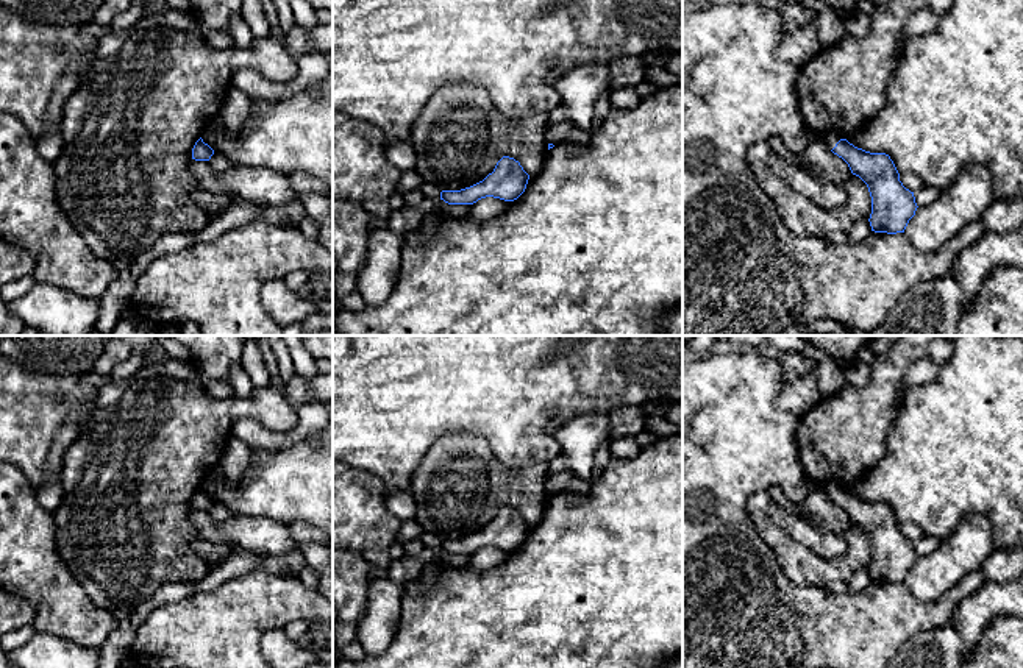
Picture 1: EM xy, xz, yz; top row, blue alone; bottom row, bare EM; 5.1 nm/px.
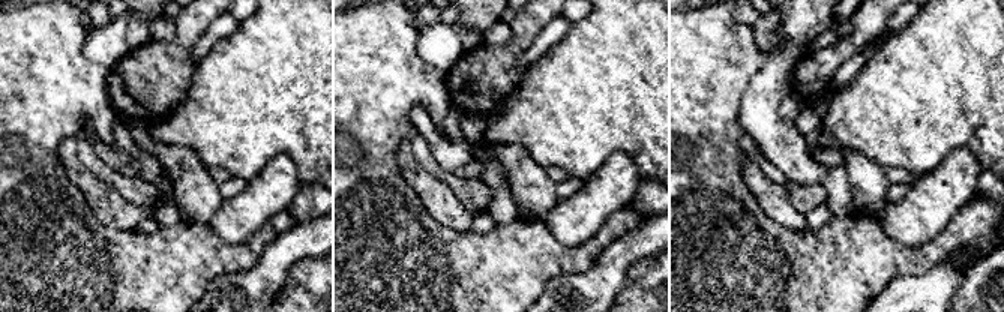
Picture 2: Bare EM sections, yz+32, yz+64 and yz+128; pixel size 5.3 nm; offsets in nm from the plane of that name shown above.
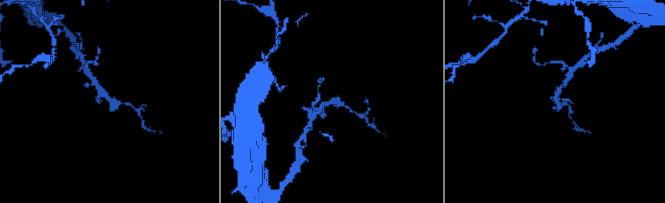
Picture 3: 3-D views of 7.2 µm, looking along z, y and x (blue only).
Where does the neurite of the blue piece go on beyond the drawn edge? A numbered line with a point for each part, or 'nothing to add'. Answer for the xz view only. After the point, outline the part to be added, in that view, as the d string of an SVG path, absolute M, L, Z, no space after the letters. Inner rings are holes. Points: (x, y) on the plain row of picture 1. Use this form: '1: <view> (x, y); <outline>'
1: xz (558, 483); M564 468L562 471L547 478L545 487L547 493L562 493L569 490L569 485L578 479L572 471Z

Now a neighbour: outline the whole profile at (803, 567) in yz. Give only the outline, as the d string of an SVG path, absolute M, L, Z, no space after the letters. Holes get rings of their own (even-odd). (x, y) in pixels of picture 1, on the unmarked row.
M767 492L753 493L747 512L756 532L770 546L781 570L793 584L826 588L832 581L848 582L857 570L870 568L872 546L867 534L856 524L843 535L847 553L839 559L822 559L775 523Z

